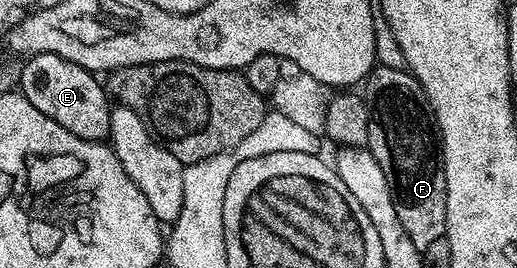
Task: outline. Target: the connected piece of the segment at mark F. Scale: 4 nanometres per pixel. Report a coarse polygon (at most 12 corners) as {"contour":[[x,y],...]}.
{"contour":[[376,65],[366,149],[422,252],[447,232],[441,143],[421,84]]}

